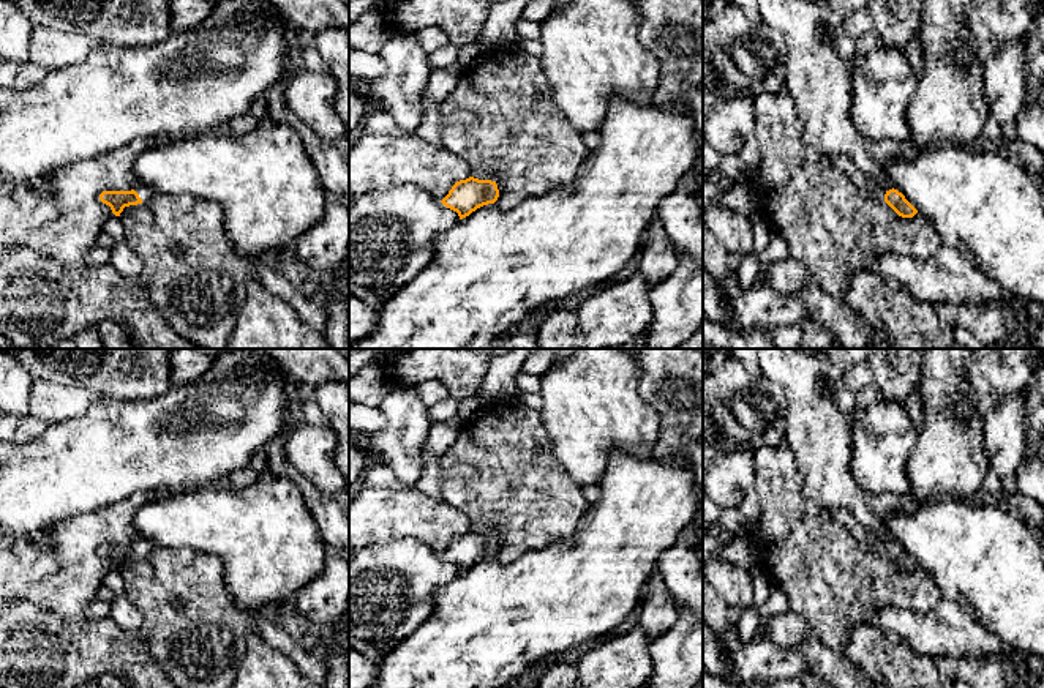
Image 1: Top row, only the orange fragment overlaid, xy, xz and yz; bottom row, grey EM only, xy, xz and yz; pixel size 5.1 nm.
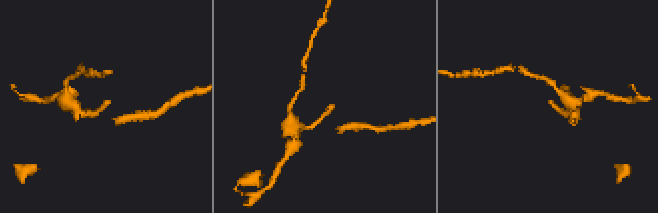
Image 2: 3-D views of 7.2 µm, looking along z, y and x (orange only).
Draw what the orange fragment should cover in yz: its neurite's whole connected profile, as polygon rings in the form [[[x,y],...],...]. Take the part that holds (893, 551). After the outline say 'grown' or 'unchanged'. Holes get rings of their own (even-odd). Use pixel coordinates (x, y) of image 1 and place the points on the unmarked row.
[[[832,510],[831,516],[836,522],[843,525],[856,541],[869,549],[884,554],[899,570],[913,571],[918,566],[902,546],[875,537],[869,529],[858,522],[848,510]]]; grown

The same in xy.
[[[137,537],[131,544],[103,544],[100,554],[109,559],[115,570],[120,570],[125,560],[145,557],[153,548],[152,541]]]; grown

